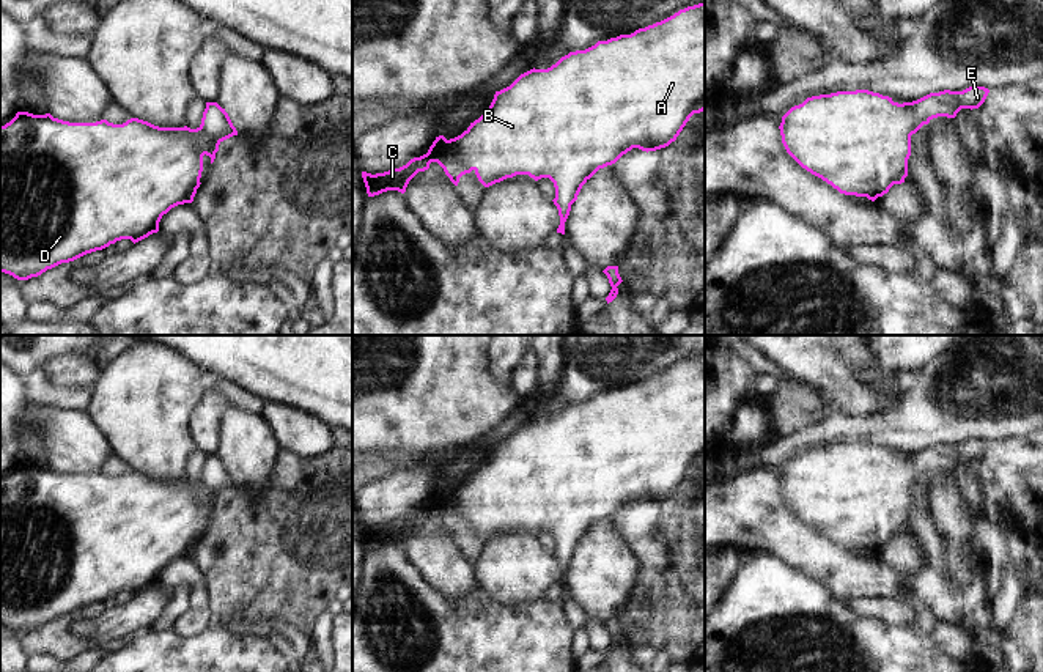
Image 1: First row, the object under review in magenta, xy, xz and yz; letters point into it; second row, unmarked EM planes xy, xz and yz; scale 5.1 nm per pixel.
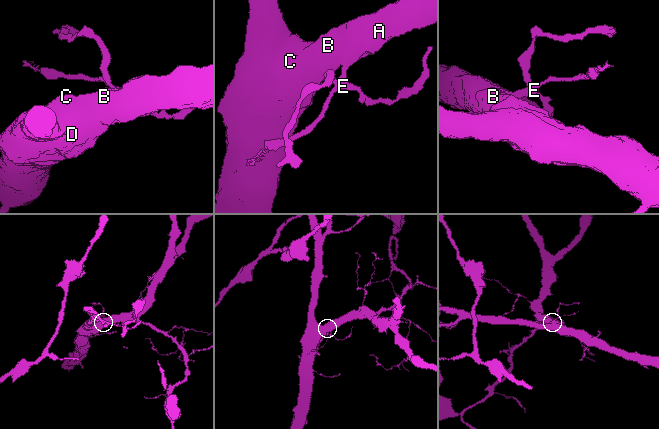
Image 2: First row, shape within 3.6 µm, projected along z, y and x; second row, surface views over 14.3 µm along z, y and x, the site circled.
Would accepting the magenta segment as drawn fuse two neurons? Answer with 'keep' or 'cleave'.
keep

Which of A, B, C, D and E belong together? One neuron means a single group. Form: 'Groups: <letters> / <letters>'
Groups: A B C D E

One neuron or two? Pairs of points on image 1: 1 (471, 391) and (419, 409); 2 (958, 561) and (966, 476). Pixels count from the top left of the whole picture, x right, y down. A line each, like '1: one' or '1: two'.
1: one
2: two

